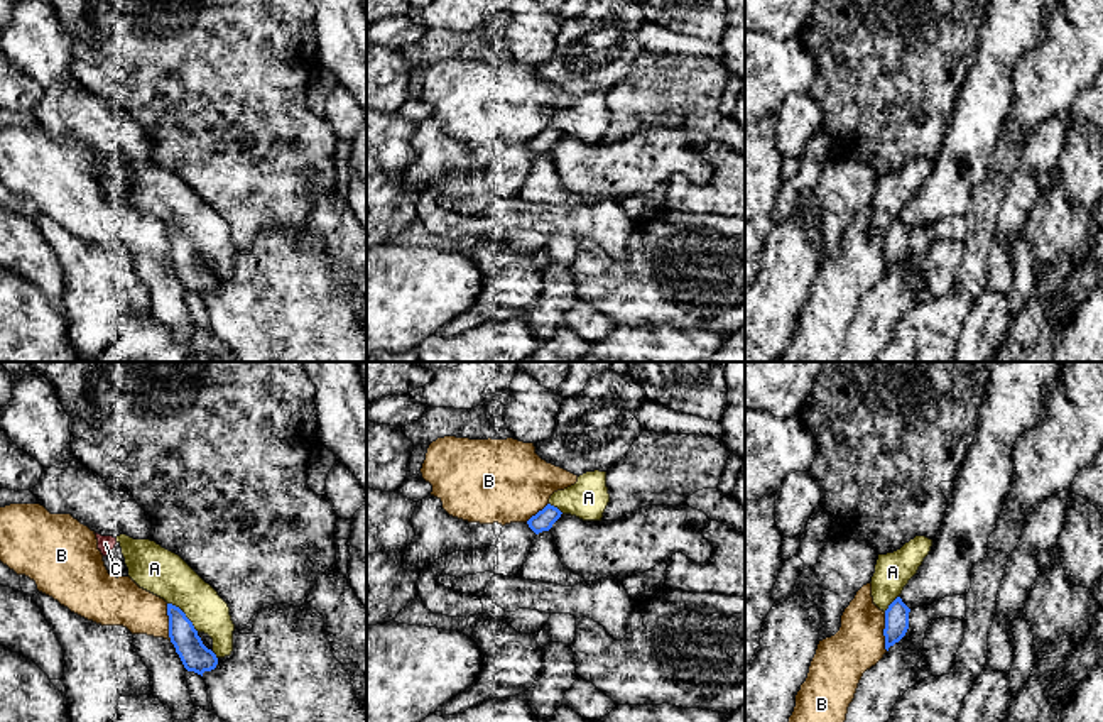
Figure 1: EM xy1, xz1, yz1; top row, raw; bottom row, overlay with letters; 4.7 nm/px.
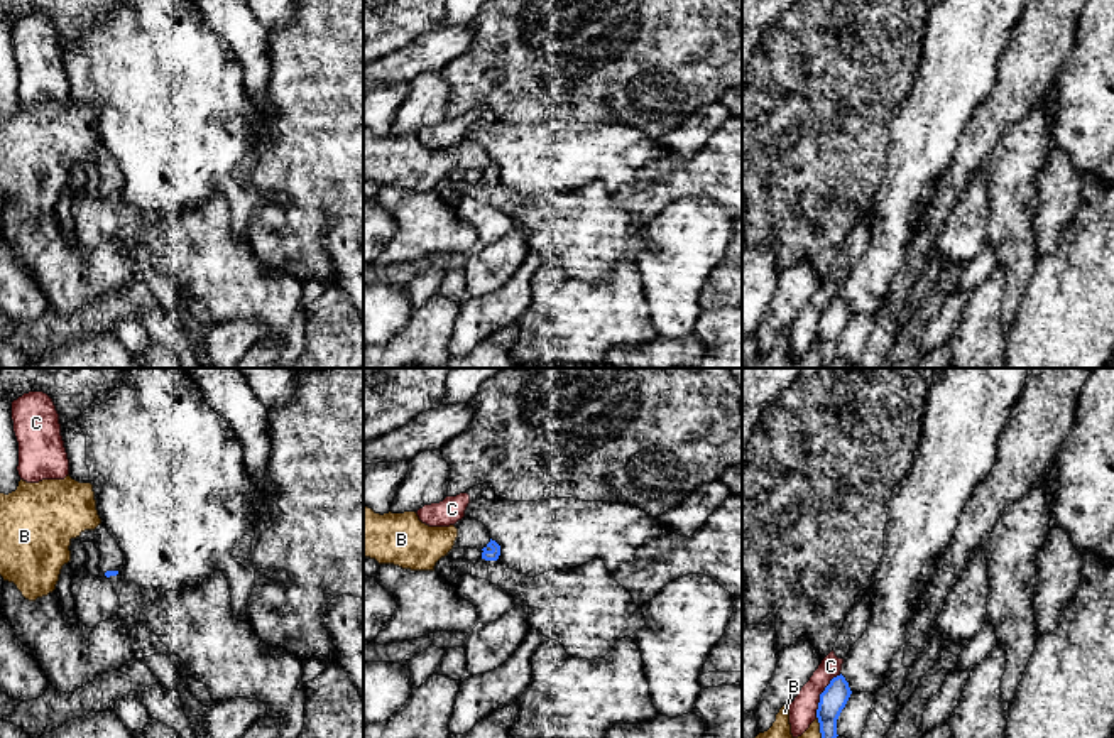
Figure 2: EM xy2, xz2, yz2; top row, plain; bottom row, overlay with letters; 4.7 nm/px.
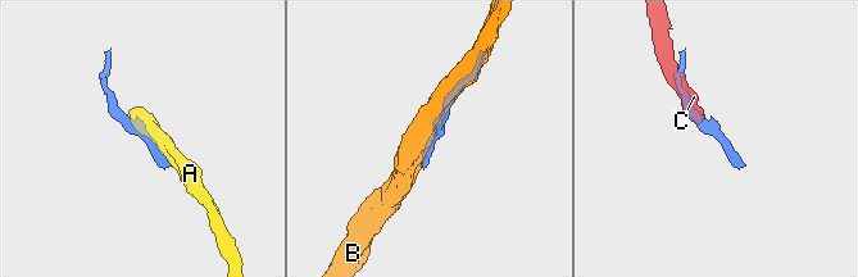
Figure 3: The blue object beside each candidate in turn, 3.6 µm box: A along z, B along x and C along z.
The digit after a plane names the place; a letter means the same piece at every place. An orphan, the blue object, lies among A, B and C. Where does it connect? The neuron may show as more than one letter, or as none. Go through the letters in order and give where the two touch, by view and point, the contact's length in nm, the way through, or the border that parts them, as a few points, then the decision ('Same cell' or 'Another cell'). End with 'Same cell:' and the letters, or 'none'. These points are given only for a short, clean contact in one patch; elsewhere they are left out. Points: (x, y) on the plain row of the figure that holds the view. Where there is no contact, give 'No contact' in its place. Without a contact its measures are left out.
A: Touches blue at xy1 (184, 235). Shared border 200 nm. Another cell
B: Touches blue at yz1 (884, 252). Shared border 180 nm. Another cell
C: Touches blue at yz2 (820, 316). Shared border 240 nm. Another cell
Same cell: none

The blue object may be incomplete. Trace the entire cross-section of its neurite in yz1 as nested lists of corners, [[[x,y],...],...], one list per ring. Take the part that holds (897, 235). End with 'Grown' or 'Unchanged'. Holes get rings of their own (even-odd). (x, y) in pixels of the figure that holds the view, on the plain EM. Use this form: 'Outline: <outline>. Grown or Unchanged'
Outline: [[[897,218],[885,232],[885,271],[899,264],[909,250],[909,233],[910,230]]]. Unchanged

